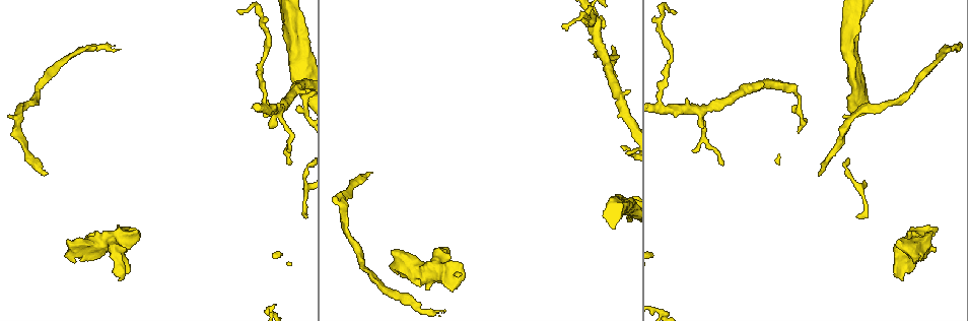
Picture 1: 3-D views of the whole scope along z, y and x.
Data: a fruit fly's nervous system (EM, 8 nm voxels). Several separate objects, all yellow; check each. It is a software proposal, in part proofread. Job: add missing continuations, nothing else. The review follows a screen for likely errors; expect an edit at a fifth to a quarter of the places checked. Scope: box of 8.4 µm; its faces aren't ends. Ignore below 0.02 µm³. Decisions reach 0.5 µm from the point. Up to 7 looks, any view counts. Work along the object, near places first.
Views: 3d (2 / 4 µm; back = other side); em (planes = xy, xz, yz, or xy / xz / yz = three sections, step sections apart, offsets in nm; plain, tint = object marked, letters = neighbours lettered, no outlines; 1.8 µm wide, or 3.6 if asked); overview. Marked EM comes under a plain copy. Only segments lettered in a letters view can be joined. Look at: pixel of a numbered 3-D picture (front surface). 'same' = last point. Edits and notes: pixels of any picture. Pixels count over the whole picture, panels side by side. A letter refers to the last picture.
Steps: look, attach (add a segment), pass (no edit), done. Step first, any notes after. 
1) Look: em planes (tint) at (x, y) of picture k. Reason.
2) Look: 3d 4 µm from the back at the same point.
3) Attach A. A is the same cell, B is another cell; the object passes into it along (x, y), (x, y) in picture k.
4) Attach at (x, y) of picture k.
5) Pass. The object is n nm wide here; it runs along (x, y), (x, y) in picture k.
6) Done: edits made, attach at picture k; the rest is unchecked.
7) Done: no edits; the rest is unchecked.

Look: em planes (letters) at (914, 260) of picture 1. An open end.

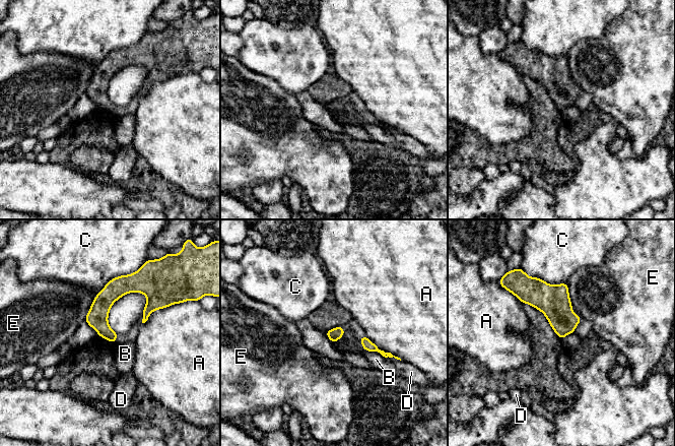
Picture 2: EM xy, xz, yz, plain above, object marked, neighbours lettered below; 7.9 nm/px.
Pass. A, B, C, D and E are other cells; it runs along (138, 281), (102, 305), (103, 334) in picture 2; no lettered segment goes on from it.

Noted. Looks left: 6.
Look: 3d 4 µm at (46, 173) of picture 1. Thin end.

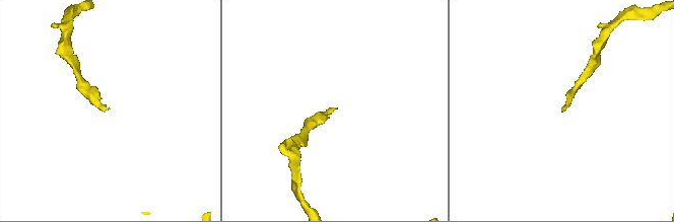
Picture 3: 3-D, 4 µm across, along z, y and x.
Look: em 3.6 µm planes (letters) at (109, 108) of picture 3.

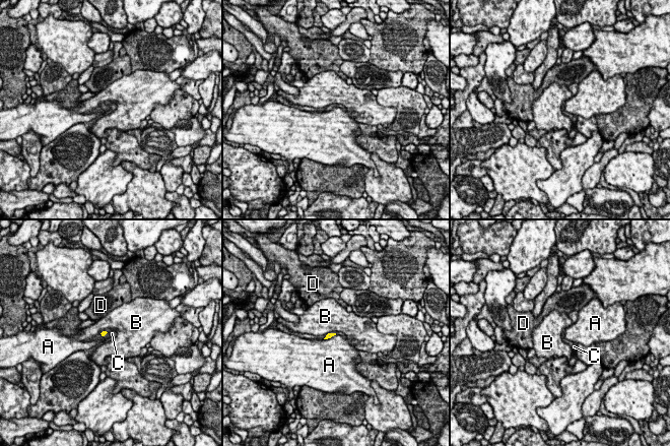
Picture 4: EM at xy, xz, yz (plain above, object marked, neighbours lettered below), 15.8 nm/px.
Attach C. The object is 90 nm wide here; C is the same cell, A, B and D are other cells; the object passes into it along (103, 333), (106, 333), (112, 333) in picture 4; the cell continues.

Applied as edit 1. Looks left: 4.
Look: overview.

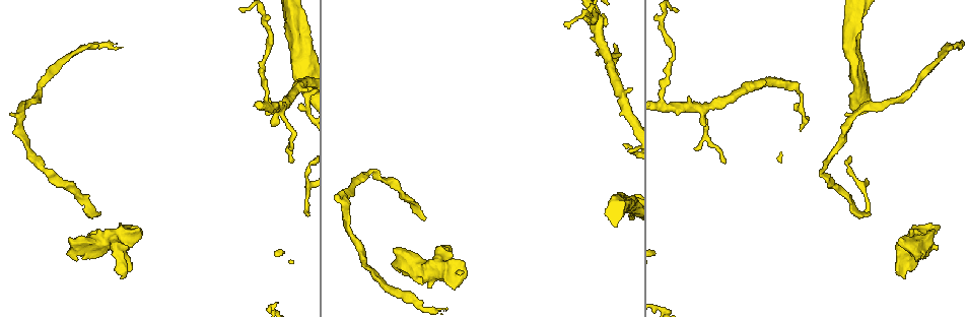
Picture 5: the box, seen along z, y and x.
Look: em planes (letters) at (465, 263) of picture 5. Free end.

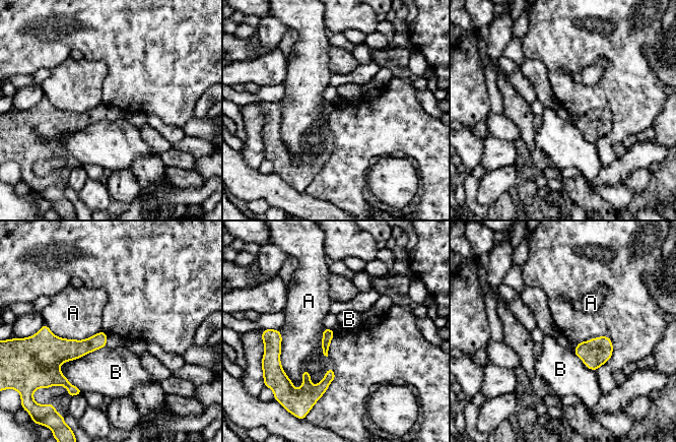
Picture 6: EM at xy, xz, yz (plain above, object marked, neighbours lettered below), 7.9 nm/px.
Pass. A and B are other cells; a border runs along (278, 330), (280, 365), (297, 390) in picture 6; no lettered segment goes on from it.

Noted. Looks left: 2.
Done: edits made, attach at picture 4; the rest is unchecked.

